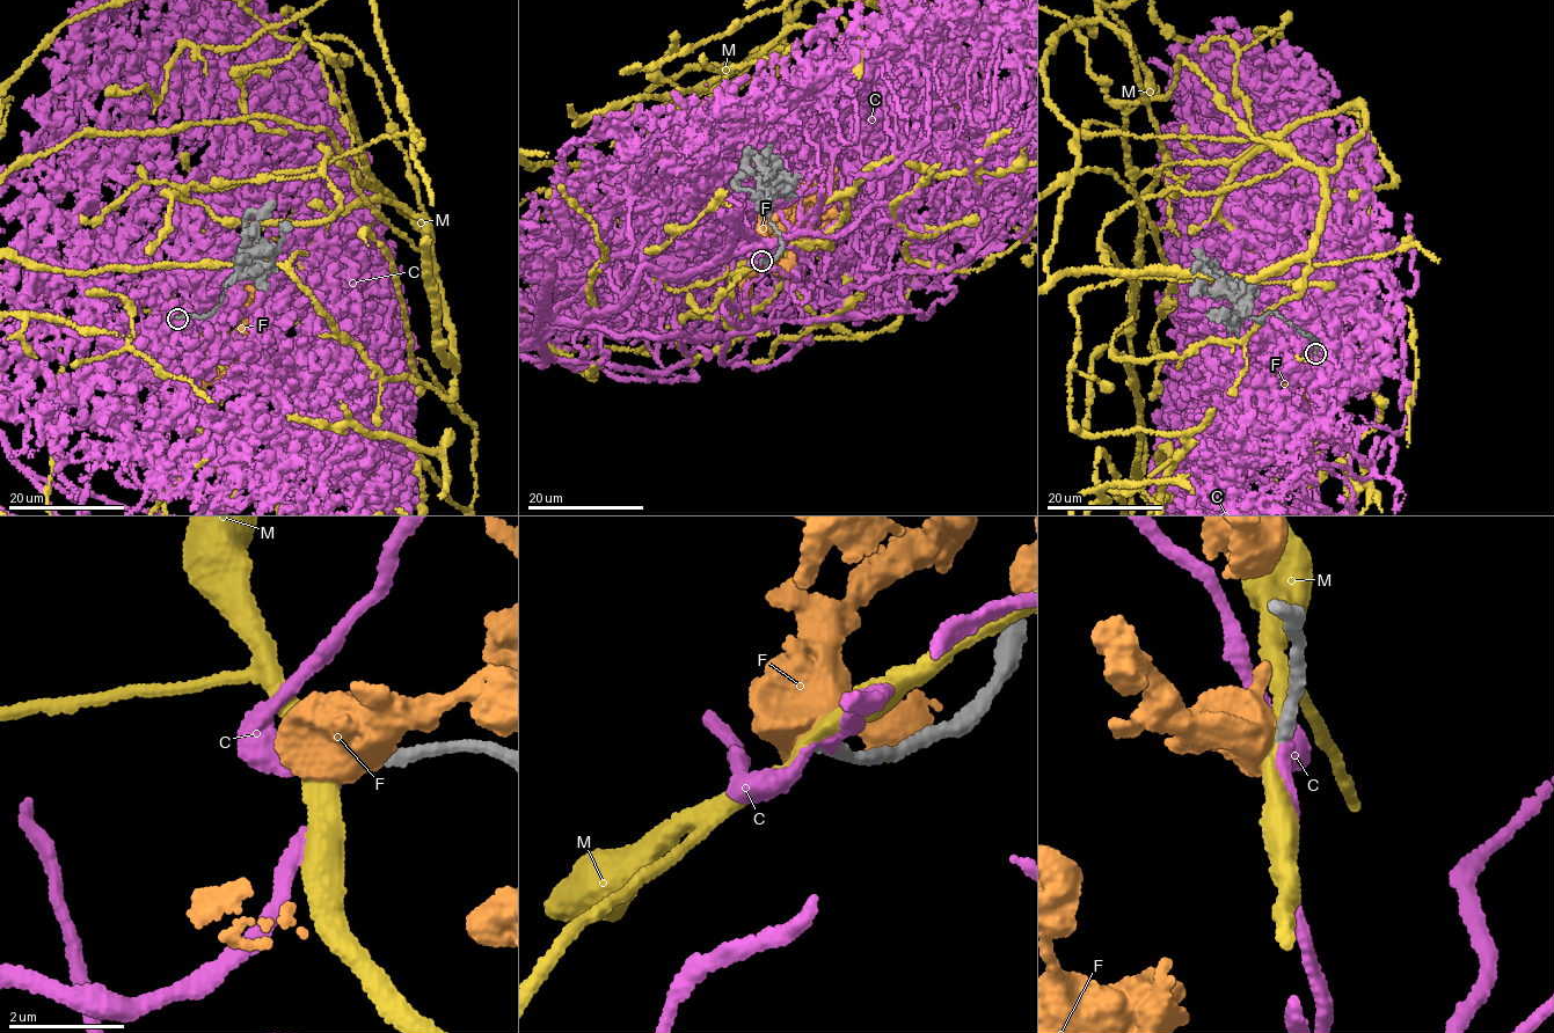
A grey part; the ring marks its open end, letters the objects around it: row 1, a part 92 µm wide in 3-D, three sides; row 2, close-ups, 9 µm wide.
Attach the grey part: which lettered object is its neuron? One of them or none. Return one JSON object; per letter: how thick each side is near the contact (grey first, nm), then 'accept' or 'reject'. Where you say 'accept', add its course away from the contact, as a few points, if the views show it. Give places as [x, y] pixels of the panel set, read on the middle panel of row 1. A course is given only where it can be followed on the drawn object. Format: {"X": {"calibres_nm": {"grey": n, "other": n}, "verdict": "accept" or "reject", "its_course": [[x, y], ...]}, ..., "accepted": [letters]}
{"C": {"calibres_nm": {"grey": 240, "other": 180}, "verdict": "accept", "its_course": [[760, 262], [756, 246], [731, 254], [735, 227], [617, 136], [575, 163], [615, 181]]}, "F": {"calibres_nm": {"grey": 240, "other": 440}, "verdict": "reject"}, "M": {"calibres_nm": {"grey": 220, "other": 360}, "verdict": "reject"}, "accepted": ["C"]}

